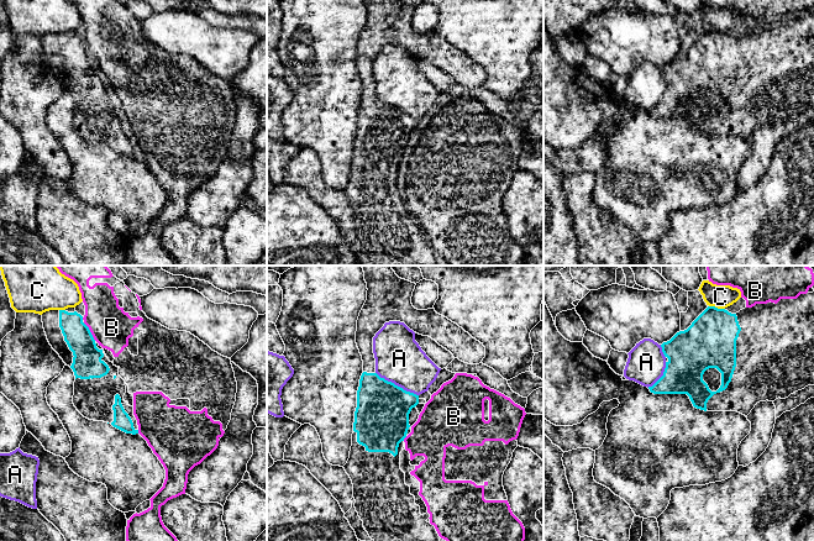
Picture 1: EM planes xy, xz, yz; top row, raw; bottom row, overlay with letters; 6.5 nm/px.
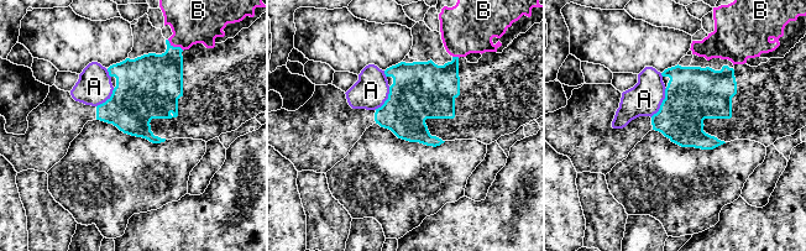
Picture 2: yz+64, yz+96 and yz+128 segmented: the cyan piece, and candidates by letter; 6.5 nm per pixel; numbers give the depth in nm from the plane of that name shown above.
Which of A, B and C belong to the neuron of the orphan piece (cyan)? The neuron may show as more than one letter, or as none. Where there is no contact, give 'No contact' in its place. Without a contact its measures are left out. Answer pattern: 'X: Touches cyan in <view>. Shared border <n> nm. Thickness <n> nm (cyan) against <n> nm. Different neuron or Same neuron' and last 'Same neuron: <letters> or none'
A: Touches cyan in xz. Shared border 320 nm. Thickness 360 nm (cyan) against 320 nm. Different neuron
B: Touches cyan in xy. Shared border 150 nm. Thickness 190 nm (cyan) against 260 nm. Different neuron
C: Touches cyan in yz. Shared border 110 nm. Thickness 340 nm (cyan) against 150 nm. Different neuron
Same neuron: none

